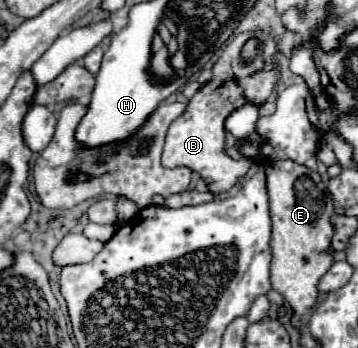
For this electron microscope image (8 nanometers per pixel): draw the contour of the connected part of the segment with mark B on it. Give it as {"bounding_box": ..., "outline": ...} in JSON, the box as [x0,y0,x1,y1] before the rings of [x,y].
{"bounding_box":[161,32,279,196],"outline":[[[245,32],[235,36],[227,48],[223,50],[223,54],[219,56],[219,60],[213,66],[213,80],[205,84],[205,88],[201,88],[189,102],[185,112],[171,122],[169,132],[167,132],[167,142],[165,142],[165,150],[163,150],[163,158],[161,164],[165,168],[176,168],[187,166],[191,170],[195,170],[209,186],[209,192],[213,196],[219,196],[223,192],[229,192],[239,180],[243,180],[251,168],[251,162],[247,158],[241,160],[231,160],[225,152],[223,152],[223,138],[225,138],[225,118],[239,108],[245,102],[251,102],[255,106],[263,104],[277,80],[279,80],[279,72],[271,70],[271,72],[261,72],[263,68],[263,60],[261,56],[255,58],[251,64],[243,64],[239,60],[239,52],[241,46],[247,38],[257,36],[263,38],[263,32]]]}

